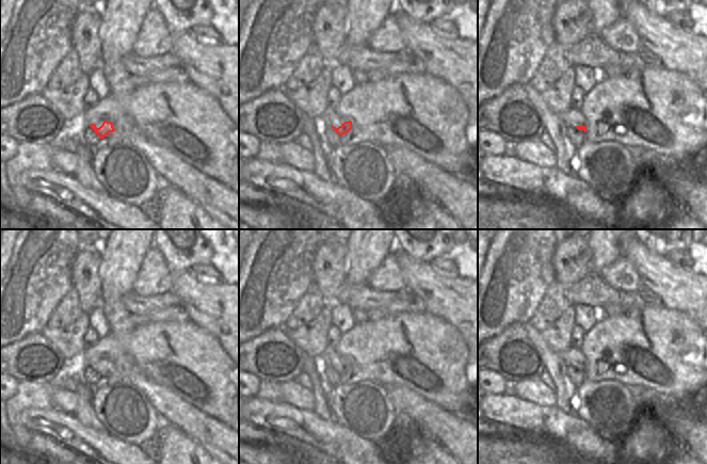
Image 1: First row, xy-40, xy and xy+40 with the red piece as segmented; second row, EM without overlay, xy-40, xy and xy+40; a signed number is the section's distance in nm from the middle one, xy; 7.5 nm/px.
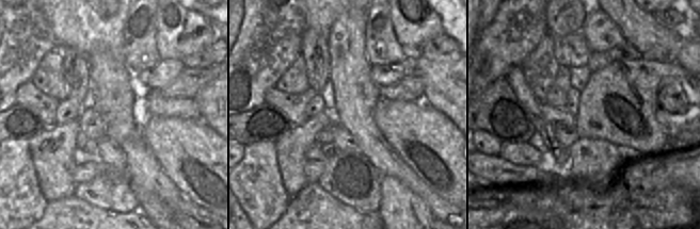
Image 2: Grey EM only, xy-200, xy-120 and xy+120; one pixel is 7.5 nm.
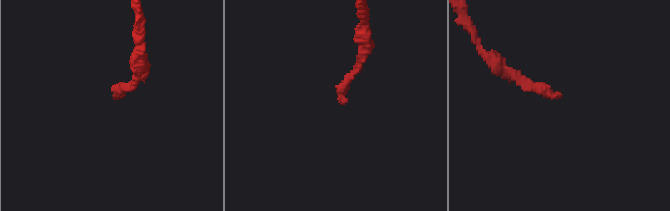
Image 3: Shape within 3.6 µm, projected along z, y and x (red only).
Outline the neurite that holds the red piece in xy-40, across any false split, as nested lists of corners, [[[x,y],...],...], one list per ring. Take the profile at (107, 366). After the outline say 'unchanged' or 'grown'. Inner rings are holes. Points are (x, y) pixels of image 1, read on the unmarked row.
[[[103,359],[102,364],[97,367],[95,363],[86,365],[83,370],[83,378],[91,386],[96,386],[100,378],[107,375],[110,371],[114,371],[113,363],[108,359]]] | grown

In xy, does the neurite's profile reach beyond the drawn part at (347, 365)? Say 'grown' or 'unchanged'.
grown

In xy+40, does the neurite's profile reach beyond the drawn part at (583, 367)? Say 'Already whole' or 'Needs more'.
Needs more

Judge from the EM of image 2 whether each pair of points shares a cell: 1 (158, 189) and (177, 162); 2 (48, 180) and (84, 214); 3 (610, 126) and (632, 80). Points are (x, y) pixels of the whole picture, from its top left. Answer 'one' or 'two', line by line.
1: two
2: two
3: one

